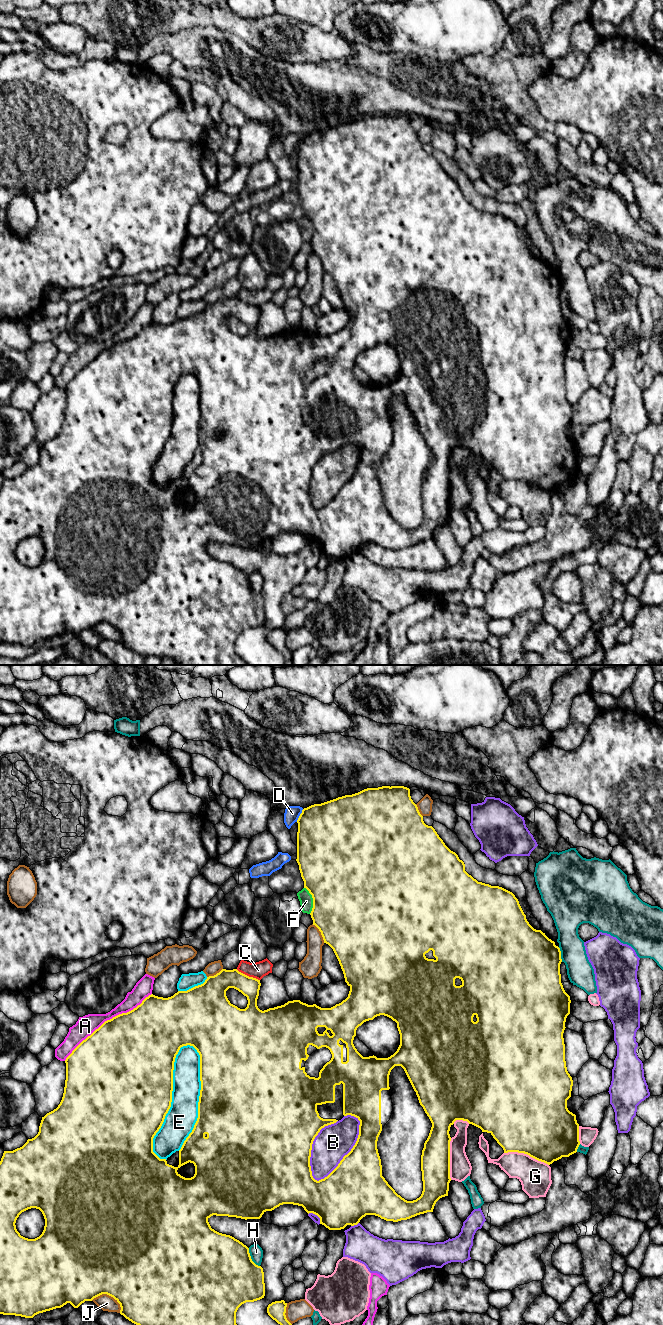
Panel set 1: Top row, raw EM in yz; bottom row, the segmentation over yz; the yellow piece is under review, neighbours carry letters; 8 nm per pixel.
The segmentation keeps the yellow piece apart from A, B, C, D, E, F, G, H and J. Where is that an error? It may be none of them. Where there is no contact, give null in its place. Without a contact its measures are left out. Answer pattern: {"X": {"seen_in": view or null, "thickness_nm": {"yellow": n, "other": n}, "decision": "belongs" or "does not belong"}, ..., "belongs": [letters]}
{"A": {"seen_in": "yz", "thickness_nm": {"yellow": 500, "other": 160}, "decision": "does not belong"}, "B": {"seen_in": "yz", "thickness_nm": {"yellow": 420, "other": 280}, "decision": "does not belong"}, "C": {"seen_in": "yz", "thickness_nm": {"yellow": 160, "other": 140}, "decision": "does not belong"}, "D": {"seen_in": "yz", "thickness_nm": {"yellow": 460, "other": 120}, "decision": "does not belong"}, "E": {"seen_in": "yz", "thickness_nm": {"yellow": 500, "other": 240}, "decision": "does not belong"}, "F": {"seen_in": "yz", "thickness_nm": {"yellow": 500, "other": 110}, "decision": "does not belong"}, "G": {"seen_in": "yz", "thickness_nm": {"yellow": 500, "other": 260}, "decision": "does not belong"}, "H": {"seen_in": "yz", "thickness_nm": {"yellow": 500, "other": 110}, "decision": "does not belong"}, "J": {"seen_in": "yz", "thickness_nm": {"yellow": 500, "other": 130}, "decision": "does not belong"}, "belongs": []}

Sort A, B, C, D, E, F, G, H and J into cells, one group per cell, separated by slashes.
A C / B / D / E / F / G / H / J

